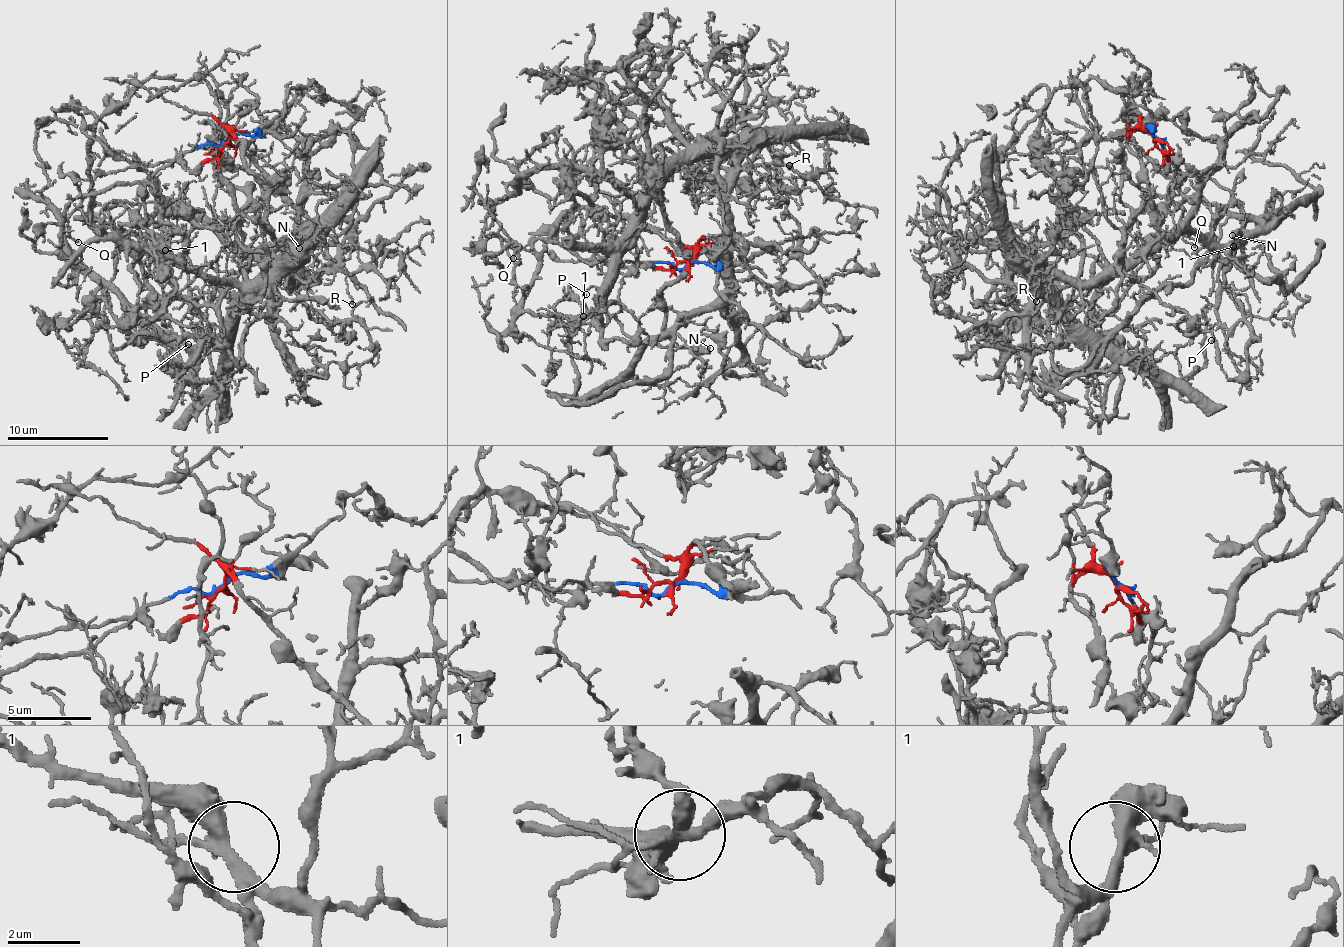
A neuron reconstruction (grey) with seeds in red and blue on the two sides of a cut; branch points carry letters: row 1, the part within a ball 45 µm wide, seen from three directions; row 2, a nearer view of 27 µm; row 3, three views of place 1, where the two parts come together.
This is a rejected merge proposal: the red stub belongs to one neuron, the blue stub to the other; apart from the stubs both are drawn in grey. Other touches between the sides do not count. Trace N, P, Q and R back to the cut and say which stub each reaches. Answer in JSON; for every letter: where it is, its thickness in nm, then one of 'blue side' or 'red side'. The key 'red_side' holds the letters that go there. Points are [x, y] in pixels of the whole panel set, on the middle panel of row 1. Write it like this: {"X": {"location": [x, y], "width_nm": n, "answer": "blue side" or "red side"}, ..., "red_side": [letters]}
{"N": {"location": [710, 348], "width_nm": 550, "answer": "blue side"}, "P": {"location": [586, 294], "width_nm": 110, "answer": "blue side"}, "Q": {"location": [513, 258], "width_nm": 130, "answer": "blue side"}, "R": {"location": [789, 165], "width_nm": 130, "answer": "red side"}, "red_side": ["R"]}

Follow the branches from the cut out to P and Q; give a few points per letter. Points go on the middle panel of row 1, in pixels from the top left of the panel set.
P: (688, 264), (618, 266), (546, 251), (524, 307), (536, 314), (598, 312), (593, 286), (585, 294)
Q: (688, 264), (675, 269), (658, 262), (618, 266), (558, 259), (515, 242), (507, 251), (514, 258)

